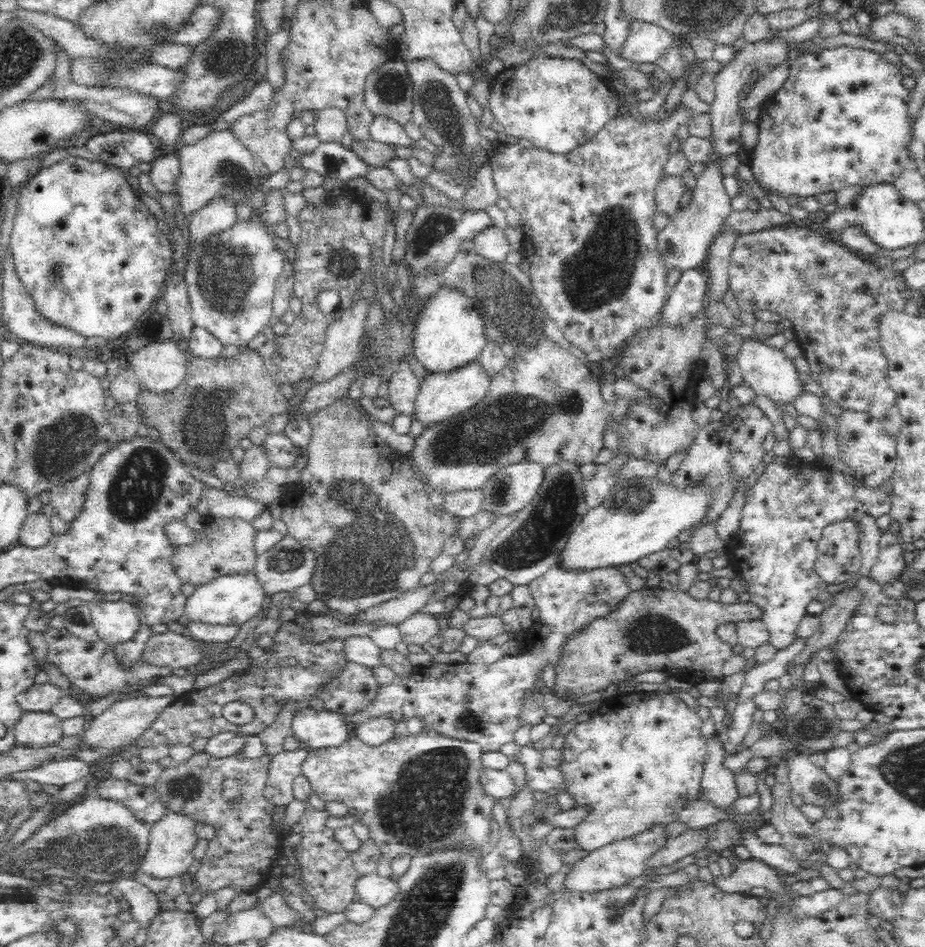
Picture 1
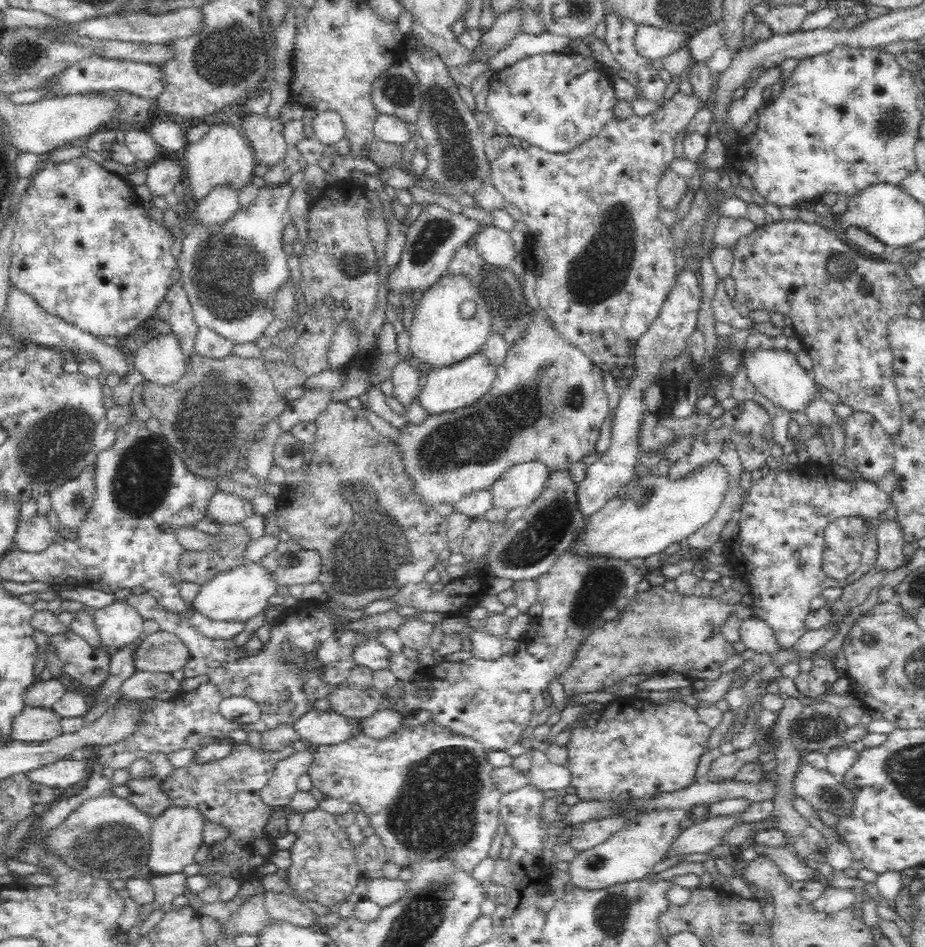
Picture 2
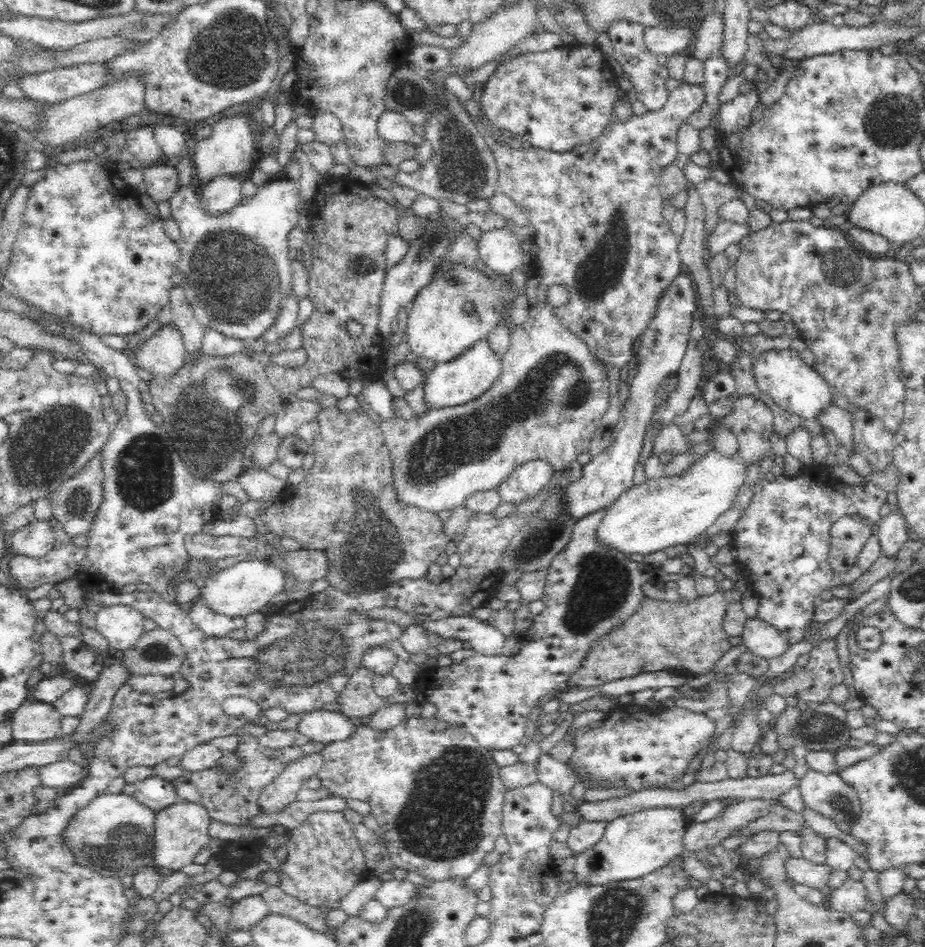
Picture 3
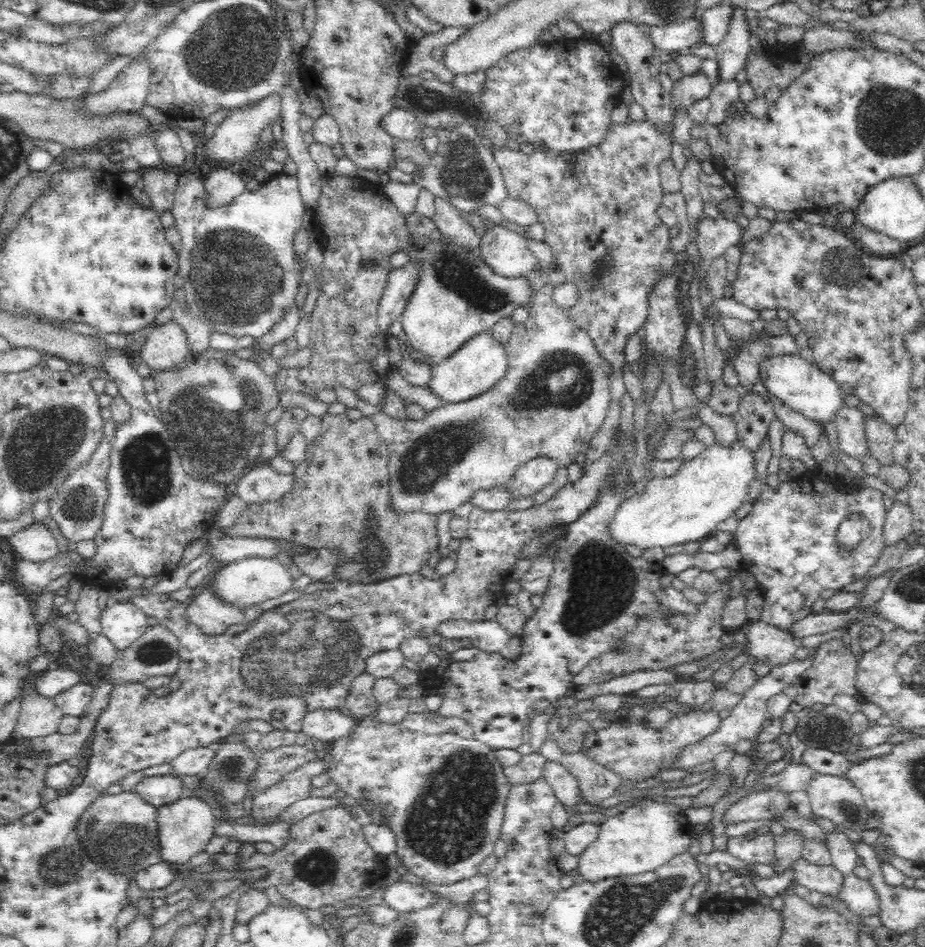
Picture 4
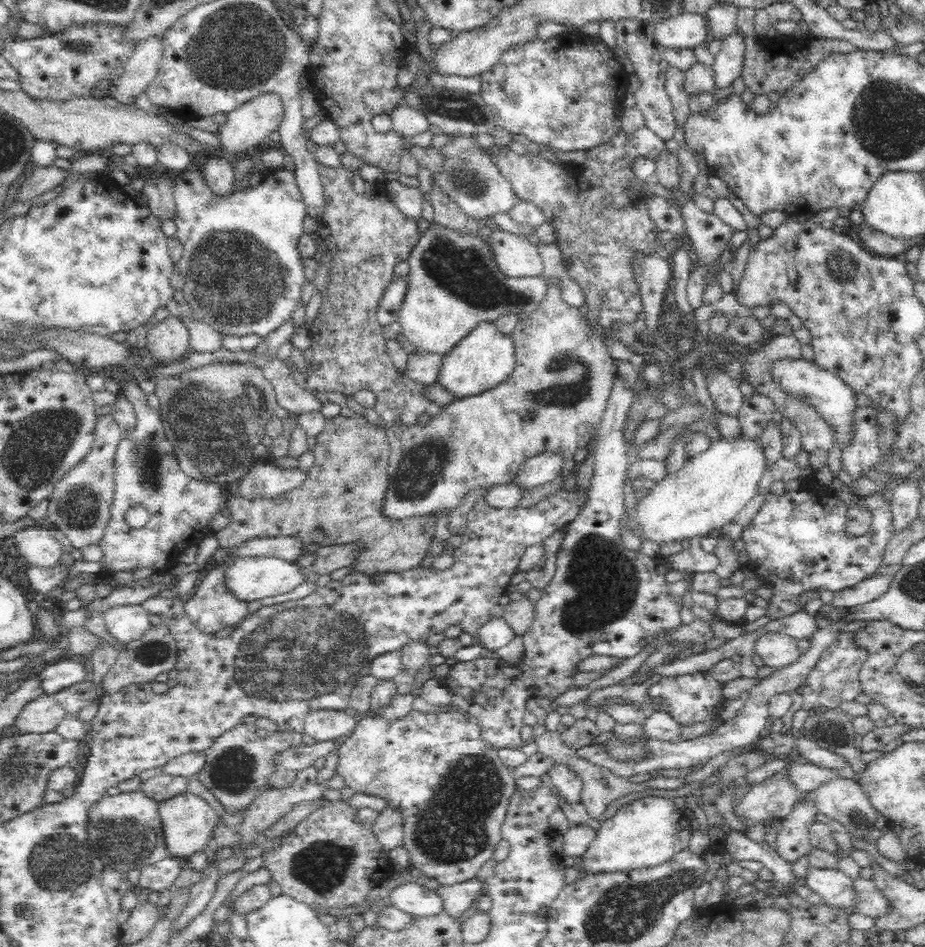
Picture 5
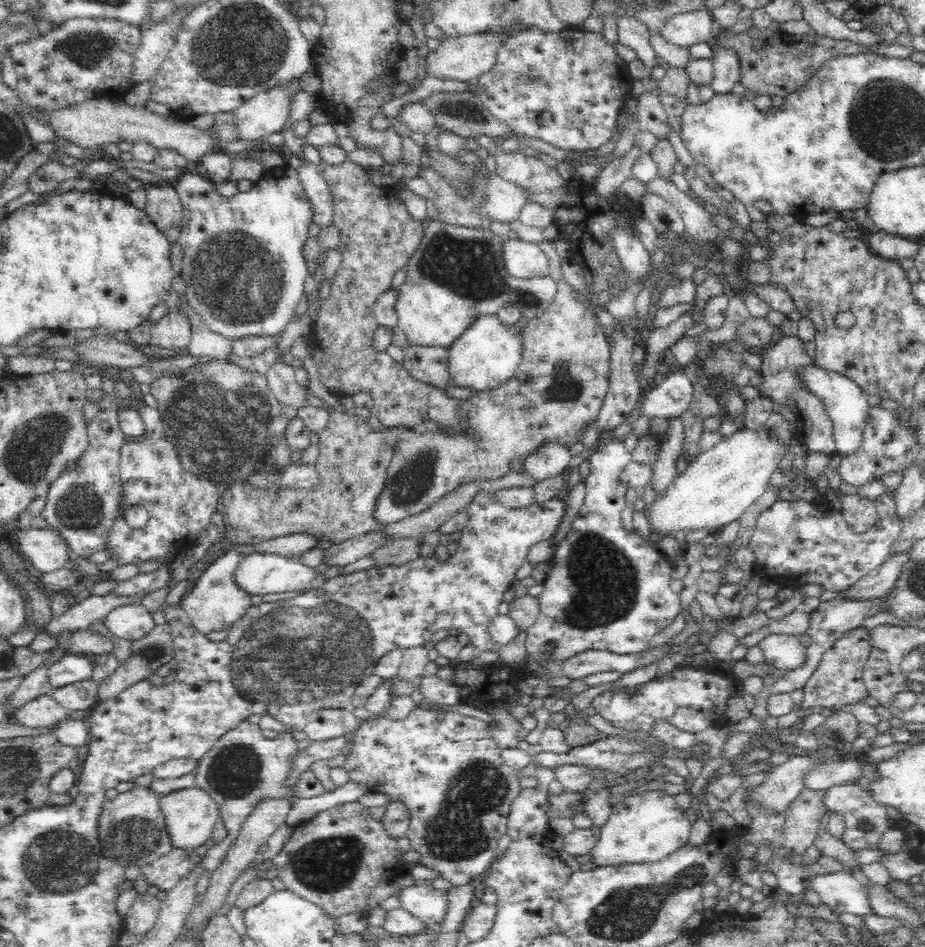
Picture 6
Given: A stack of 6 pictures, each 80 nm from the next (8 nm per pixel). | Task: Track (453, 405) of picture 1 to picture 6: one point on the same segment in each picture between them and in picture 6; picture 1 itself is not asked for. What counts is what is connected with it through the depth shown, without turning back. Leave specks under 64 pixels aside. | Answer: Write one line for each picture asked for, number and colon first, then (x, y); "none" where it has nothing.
2: (446, 390)
3: (449, 385)
4: (479, 365)
5: (482, 360)
6: (488, 353)

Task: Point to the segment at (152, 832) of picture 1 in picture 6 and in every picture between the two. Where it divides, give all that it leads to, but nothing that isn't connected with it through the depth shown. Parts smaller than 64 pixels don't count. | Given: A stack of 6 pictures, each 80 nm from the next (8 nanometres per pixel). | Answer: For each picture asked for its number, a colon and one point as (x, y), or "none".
2: (176, 835)
3: (180, 830)
4: (185, 827)
5: (188, 821)
6: (190, 815)

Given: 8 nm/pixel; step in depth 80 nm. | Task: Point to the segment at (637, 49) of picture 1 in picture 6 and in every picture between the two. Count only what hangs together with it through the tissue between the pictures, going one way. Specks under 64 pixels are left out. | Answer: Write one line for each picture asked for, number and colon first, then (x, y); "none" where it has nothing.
2: (651, 43)
3: (661, 42)
4: (672, 38)
5: (687, 31)
6: (686, 29)

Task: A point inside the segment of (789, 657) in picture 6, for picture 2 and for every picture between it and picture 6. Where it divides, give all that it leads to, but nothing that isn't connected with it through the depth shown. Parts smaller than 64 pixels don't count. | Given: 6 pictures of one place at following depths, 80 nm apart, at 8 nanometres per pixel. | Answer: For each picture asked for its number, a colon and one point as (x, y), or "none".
2: (754, 633)
3: (762, 639)
4: (767, 643)
5: (776, 649)

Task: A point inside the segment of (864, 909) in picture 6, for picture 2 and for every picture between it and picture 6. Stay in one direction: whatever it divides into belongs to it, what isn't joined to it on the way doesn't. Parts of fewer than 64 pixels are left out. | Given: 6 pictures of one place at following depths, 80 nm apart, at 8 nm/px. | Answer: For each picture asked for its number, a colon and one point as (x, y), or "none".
2: (790, 865)
3: (798, 870)
4: (826, 879)
5: (835, 888)

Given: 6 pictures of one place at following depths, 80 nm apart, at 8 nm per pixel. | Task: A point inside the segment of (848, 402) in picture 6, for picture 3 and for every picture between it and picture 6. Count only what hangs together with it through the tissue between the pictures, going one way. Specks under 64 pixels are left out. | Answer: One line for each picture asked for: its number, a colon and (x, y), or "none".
3: (791, 384)
4: (800, 385)
5: (802, 380)

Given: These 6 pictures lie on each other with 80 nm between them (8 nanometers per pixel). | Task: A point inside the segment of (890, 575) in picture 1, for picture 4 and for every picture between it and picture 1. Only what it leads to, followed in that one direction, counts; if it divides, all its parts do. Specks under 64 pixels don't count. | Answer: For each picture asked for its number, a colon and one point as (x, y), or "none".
2: (889, 537)
3: (891, 530)
4: (896, 527)

